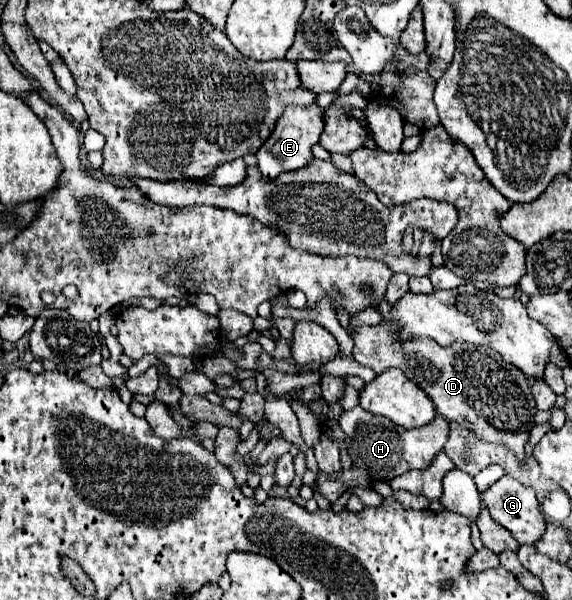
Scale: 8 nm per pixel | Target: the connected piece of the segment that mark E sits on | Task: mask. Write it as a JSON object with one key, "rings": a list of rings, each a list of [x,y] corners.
{"rings":[[[313,104],[313,108],[297,108],[297,106],[285,108],[285,112],[283,112],[281,120],[277,120],[275,130],[271,132],[269,140],[265,140],[265,144],[257,152],[257,162],[259,162],[257,168],[261,170],[265,180],[273,180],[281,172],[303,168],[311,160],[311,156],[313,156],[311,146],[315,142],[319,142],[321,132],[323,132],[323,120],[321,120],[321,112],[319,112],[317,104]]]}

